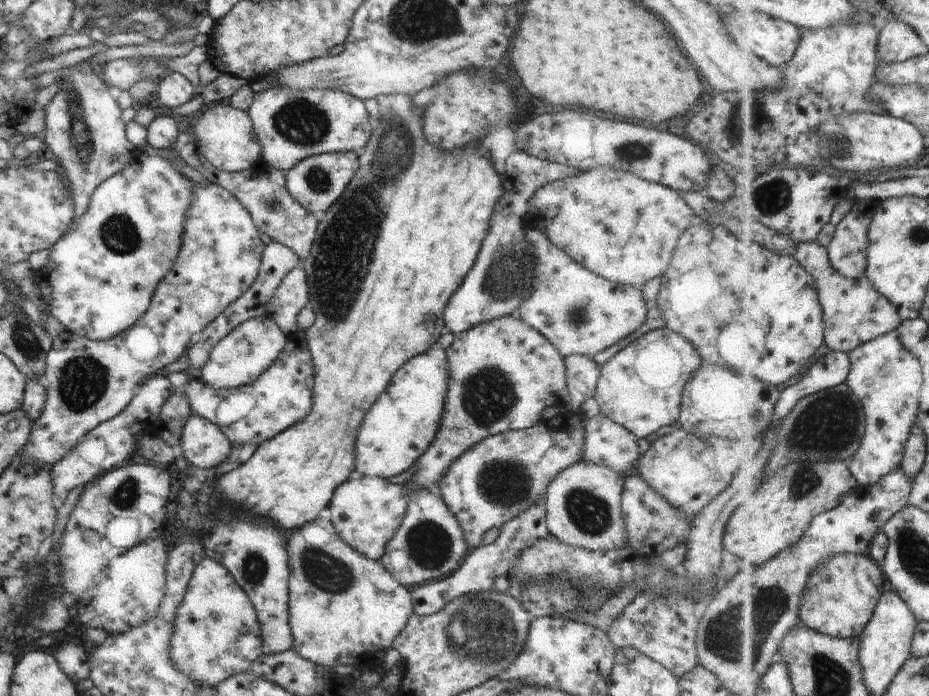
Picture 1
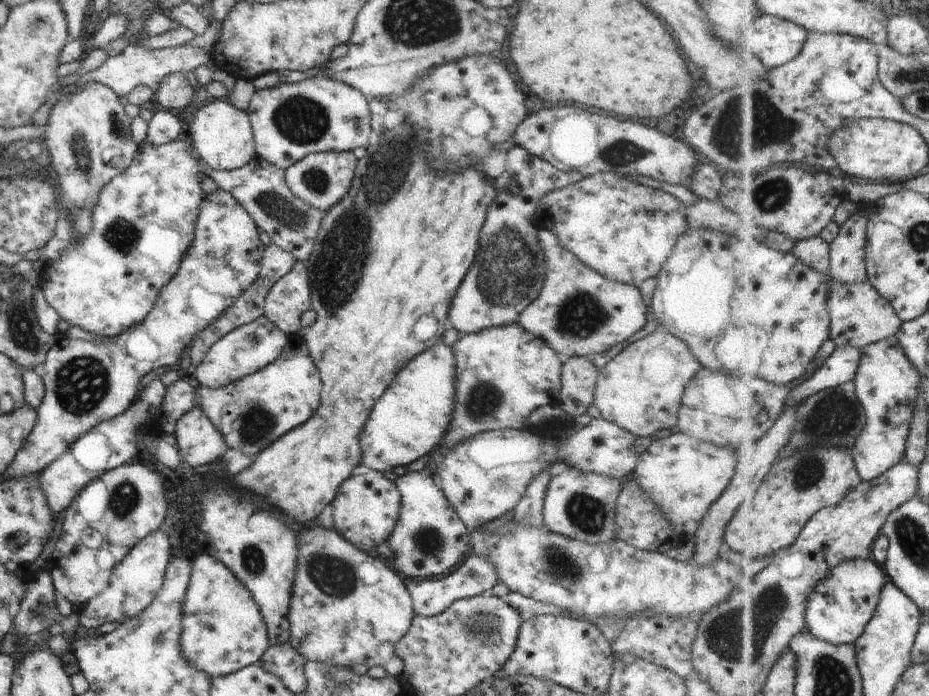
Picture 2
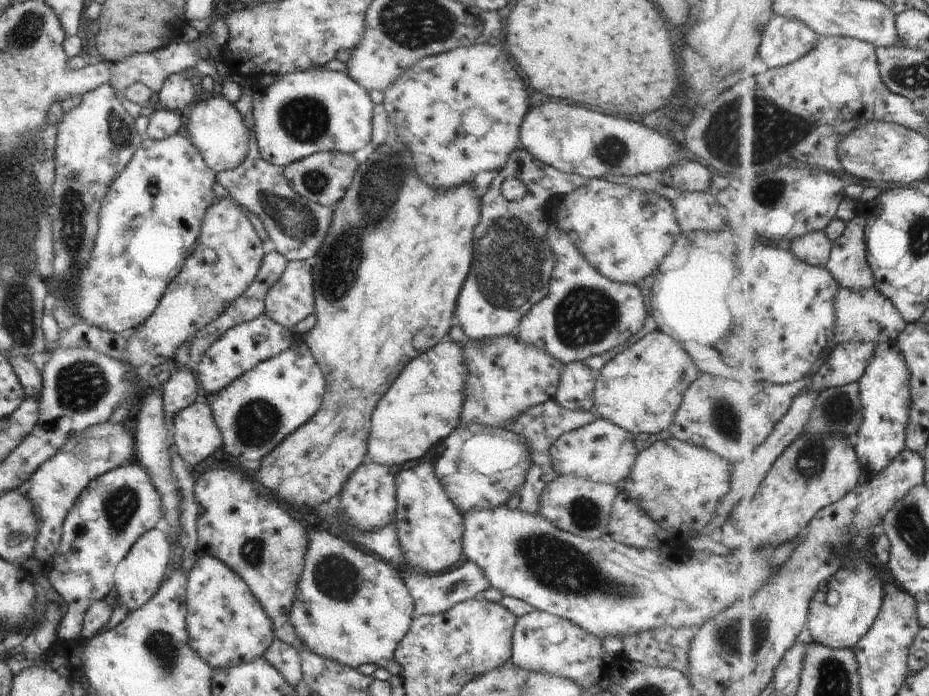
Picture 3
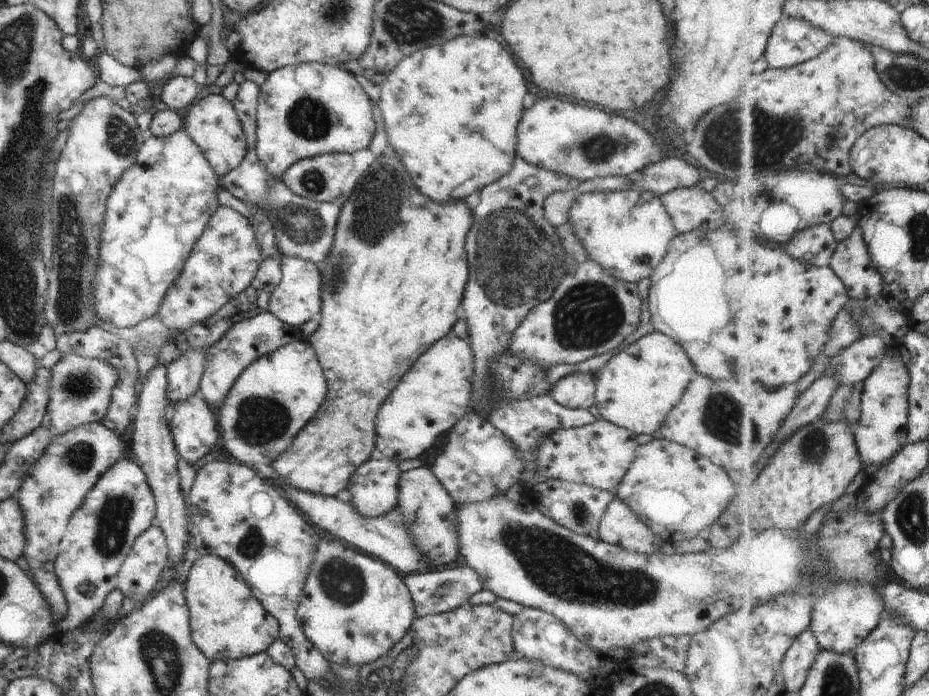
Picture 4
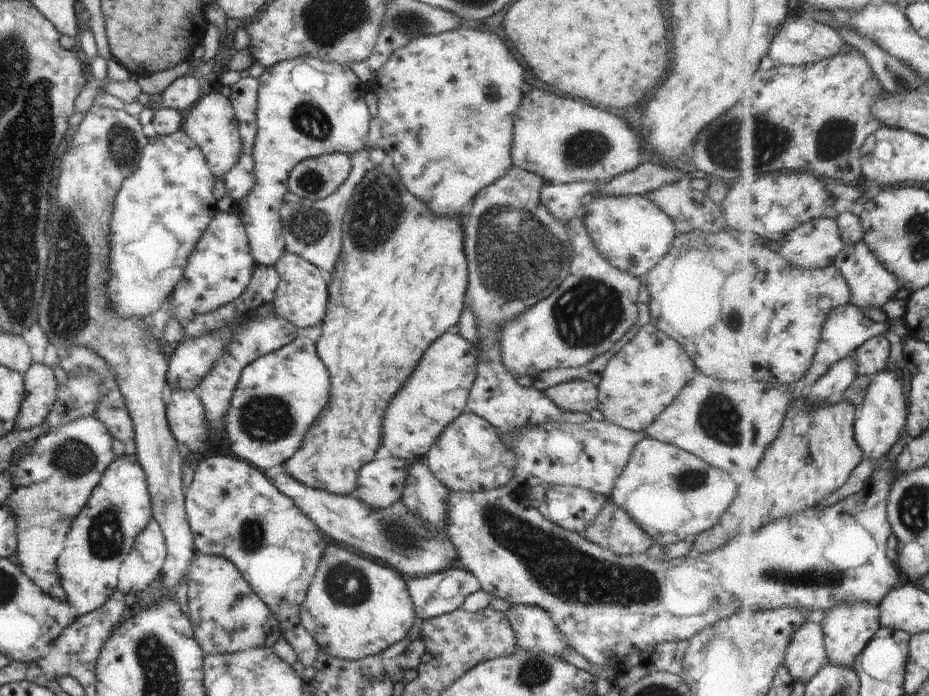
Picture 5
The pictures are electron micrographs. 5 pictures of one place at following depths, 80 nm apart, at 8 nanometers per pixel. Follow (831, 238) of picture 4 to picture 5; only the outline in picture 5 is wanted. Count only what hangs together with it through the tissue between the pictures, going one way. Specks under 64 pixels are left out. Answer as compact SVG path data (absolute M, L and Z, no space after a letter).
M828 217L798 225L783 238L774 243L780 254L808 269L825 269L836 264L846 245L837 219Z

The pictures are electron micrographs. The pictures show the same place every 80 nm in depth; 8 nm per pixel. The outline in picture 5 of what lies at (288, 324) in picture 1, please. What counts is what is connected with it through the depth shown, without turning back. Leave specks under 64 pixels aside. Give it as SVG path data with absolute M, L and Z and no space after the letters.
M288 252L280 257L273 268L279 275L279 286L273 301L273 314L302 331L322 324L328 305L328 288L322 278L322 272L301 256Z

